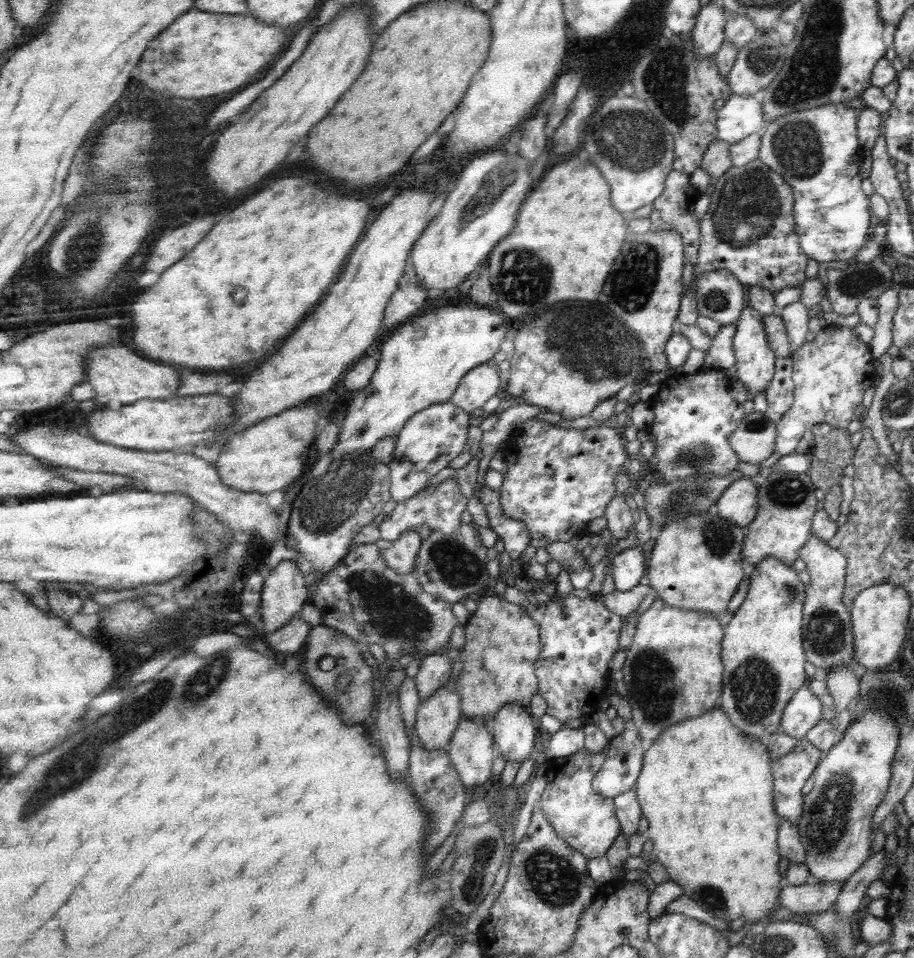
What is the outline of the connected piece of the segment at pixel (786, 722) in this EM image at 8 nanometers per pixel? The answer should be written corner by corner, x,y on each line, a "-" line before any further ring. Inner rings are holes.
802,686
790,702
786,704
780,720
780,728
794,739
802,739
822,719
822,703
820,699
808,688

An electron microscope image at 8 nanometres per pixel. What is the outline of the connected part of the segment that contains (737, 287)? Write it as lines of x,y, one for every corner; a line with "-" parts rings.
728,270
701,272
695,279
699,314
723,325
736,323
746,307
741,281

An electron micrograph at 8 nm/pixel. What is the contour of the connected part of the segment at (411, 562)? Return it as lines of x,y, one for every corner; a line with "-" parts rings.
412,528
408,530
400,540
390,542
381,538
378,546
385,555
386,562
400,574
412,574
419,566
419,558
424,540
419,530

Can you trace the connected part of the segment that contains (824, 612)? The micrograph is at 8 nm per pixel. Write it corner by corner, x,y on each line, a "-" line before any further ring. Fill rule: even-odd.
811,535
810,539
802,545
799,557
806,563
806,570
810,575
811,584
806,586
806,600
803,607
803,650
806,660
809,660
817,667
820,675
825,675
834,666
840,663
850,663
857,666
853,656
853,635
851,630
851,619
849,609
844,607
842,597
845,587
845,578
847,570
846,556
842,551
830,547
826,541
823,541
818,535

